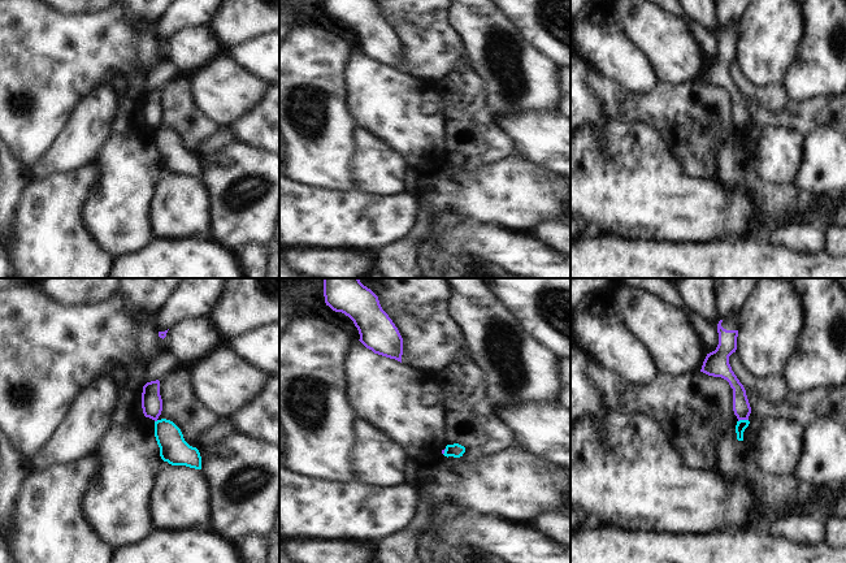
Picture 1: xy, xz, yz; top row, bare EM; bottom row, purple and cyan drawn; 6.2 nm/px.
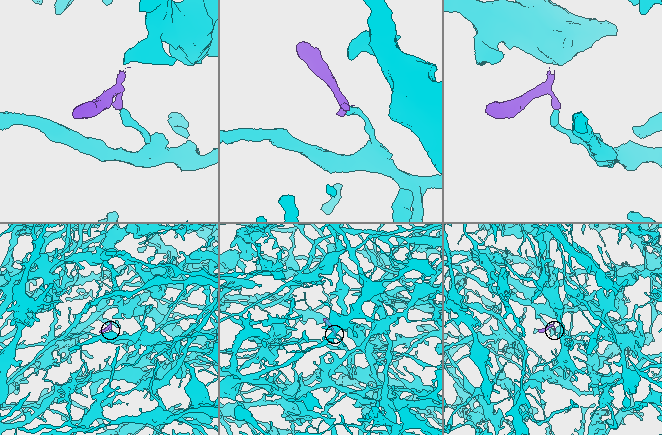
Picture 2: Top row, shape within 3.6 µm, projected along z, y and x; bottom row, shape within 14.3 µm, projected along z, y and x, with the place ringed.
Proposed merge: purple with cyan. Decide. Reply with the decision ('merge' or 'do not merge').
do not merge

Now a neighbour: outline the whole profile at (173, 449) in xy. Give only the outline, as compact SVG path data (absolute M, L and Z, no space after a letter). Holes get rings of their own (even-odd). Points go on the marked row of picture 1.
M166 419L155 421L155 437L164 462L201 469L199 450L185 441L181 429L173 421Z

